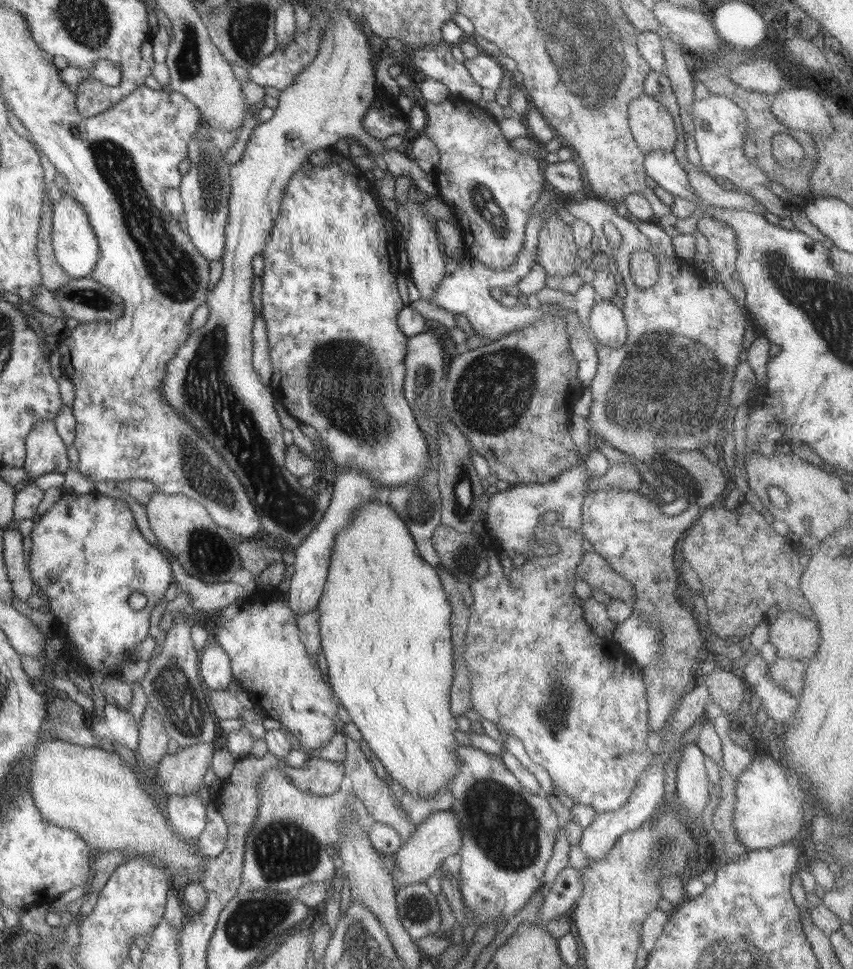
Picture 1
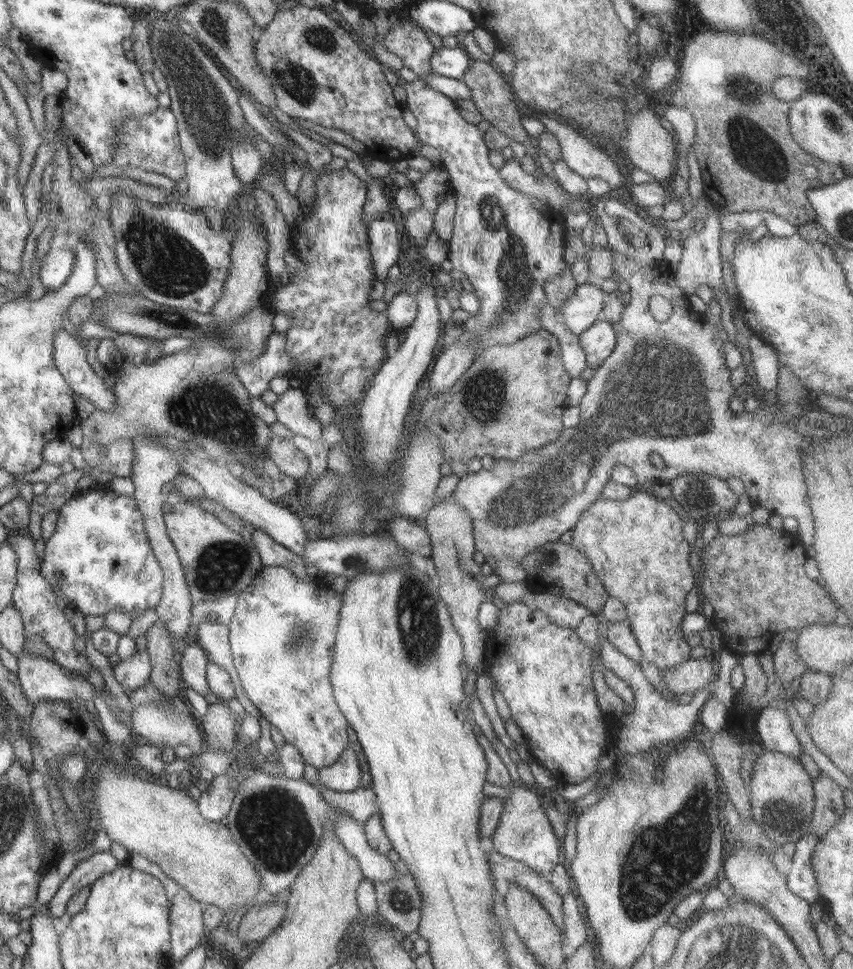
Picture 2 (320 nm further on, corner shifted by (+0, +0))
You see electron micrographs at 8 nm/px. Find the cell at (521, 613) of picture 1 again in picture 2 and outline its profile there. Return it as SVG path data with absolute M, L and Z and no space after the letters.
M498 601L497 605L497 627L493 631L496 640L504 644L504 654L488 658L487 674L507 700L511 710L510 720L522 729L533 759L549 770L560 786L578 784L597 772L600 757L615 744L613 730L620 728L621 724L620 718L602 712L598 704L592 680L594 652L580 640L575 629L556 626L541 610L532 610L522 601Z

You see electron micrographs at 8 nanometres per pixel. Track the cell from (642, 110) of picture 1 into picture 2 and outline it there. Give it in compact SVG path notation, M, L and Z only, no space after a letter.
M640 110L636 116L628 117L624 146L624 157L630 158L636 168L647 172L656 181L670 179L675 173L678 157L675 136L661 125L660 118L652 110Z

